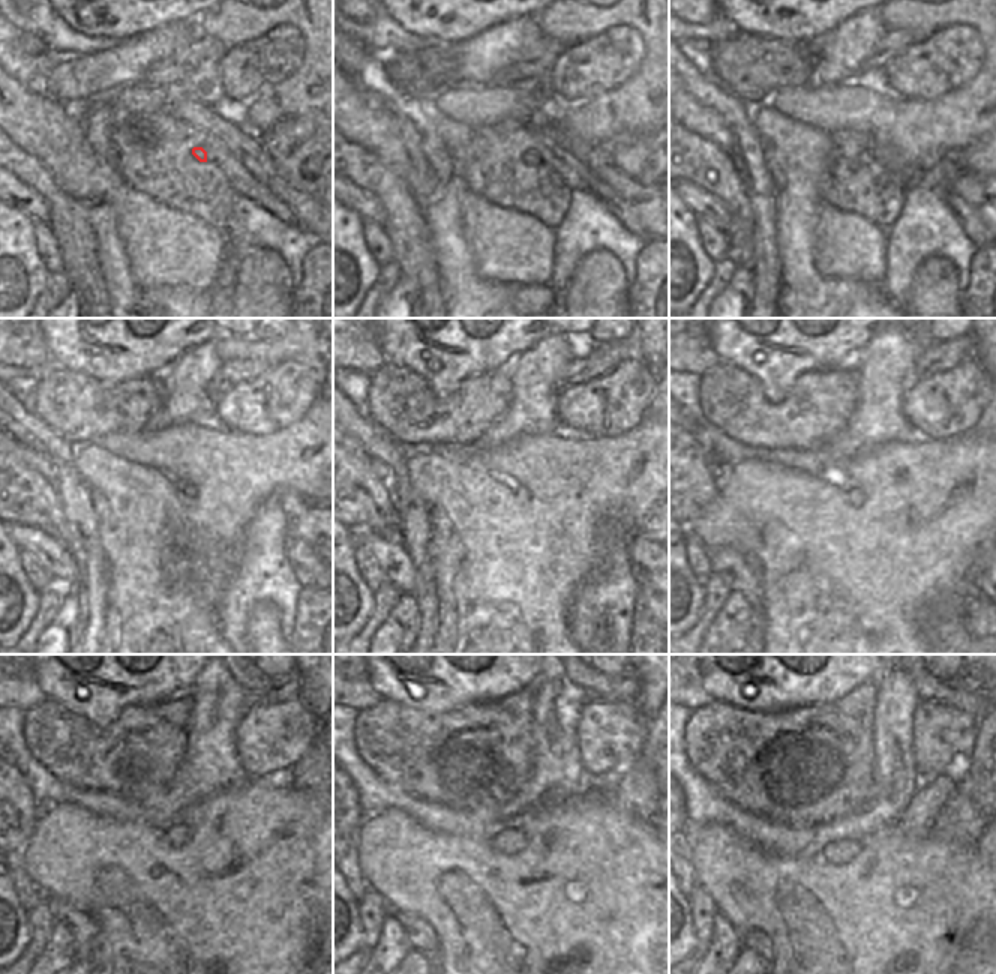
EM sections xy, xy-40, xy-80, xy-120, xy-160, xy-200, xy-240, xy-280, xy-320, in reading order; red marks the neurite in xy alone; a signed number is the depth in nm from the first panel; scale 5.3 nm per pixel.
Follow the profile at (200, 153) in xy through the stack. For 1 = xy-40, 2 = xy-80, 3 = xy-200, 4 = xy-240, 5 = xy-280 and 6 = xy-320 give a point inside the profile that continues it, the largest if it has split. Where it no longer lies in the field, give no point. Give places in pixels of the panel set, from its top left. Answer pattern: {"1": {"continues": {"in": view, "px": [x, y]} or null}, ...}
{"1": {"continues": {"in": "xy-40", "px": [533, 156]}}, "2": {"continues": {"in": "xy-80", "px": [866, 158]}}, "3": {"continues": {"in": "xy-200", "px": [855, 497]}}, "4": {"continues": {"in": "xy-240", "px": [176, 836]}}, "5": {"continues": {"in": "xy-280", "px": [510, 841]}}, "6": {"continues": {"in": "xy-320", "px": [840, 851]}}}

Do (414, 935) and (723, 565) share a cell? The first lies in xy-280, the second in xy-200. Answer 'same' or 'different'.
same

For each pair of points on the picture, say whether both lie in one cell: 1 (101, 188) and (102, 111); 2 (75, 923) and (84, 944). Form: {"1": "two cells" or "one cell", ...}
{"1": "two cells", "2": "one cell"}

